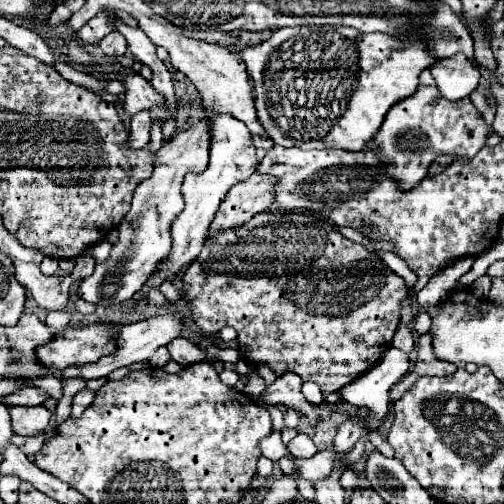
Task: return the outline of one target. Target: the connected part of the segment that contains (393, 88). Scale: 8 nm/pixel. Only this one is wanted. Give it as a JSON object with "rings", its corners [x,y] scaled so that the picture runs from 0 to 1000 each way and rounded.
{"rings":[[[609,50],[542,62],[538,77],[474,105],[506,165],[506,200],[518,248],[558,292],[716,300],[752,260],[768,220],[831,173],[831,149],[867,125],[867,113],[835,89],[835,69],[772,73],[768,65],[708,65],[681,50]]]}

